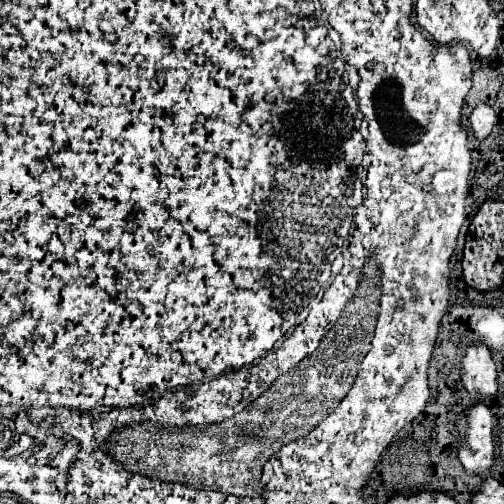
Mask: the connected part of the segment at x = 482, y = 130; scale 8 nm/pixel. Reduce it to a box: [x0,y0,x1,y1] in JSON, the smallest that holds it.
[469,103,497,141]

